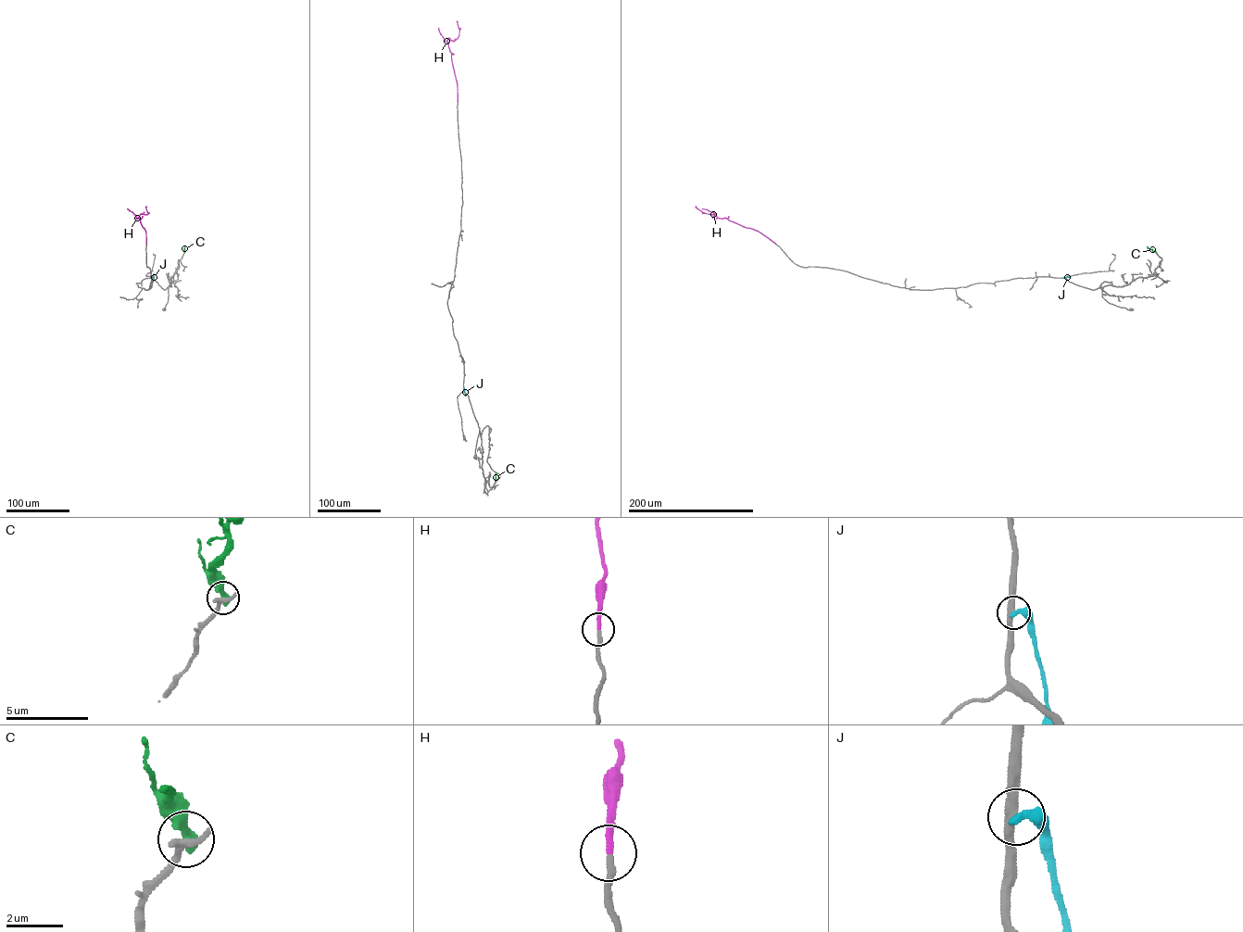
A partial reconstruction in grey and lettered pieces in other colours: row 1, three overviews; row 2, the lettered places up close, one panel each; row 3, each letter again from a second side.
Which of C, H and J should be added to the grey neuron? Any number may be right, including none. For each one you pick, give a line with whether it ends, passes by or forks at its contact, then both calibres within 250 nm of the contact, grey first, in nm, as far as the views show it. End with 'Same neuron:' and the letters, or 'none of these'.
H: it ends; calibres 240 and 280 nm
Same neuron: H

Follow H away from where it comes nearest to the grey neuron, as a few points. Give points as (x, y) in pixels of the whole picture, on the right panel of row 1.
H: (775, 244), (759, 232), (725, 218), (712, 218), (715, 214), (704, 213), (696, 206)

